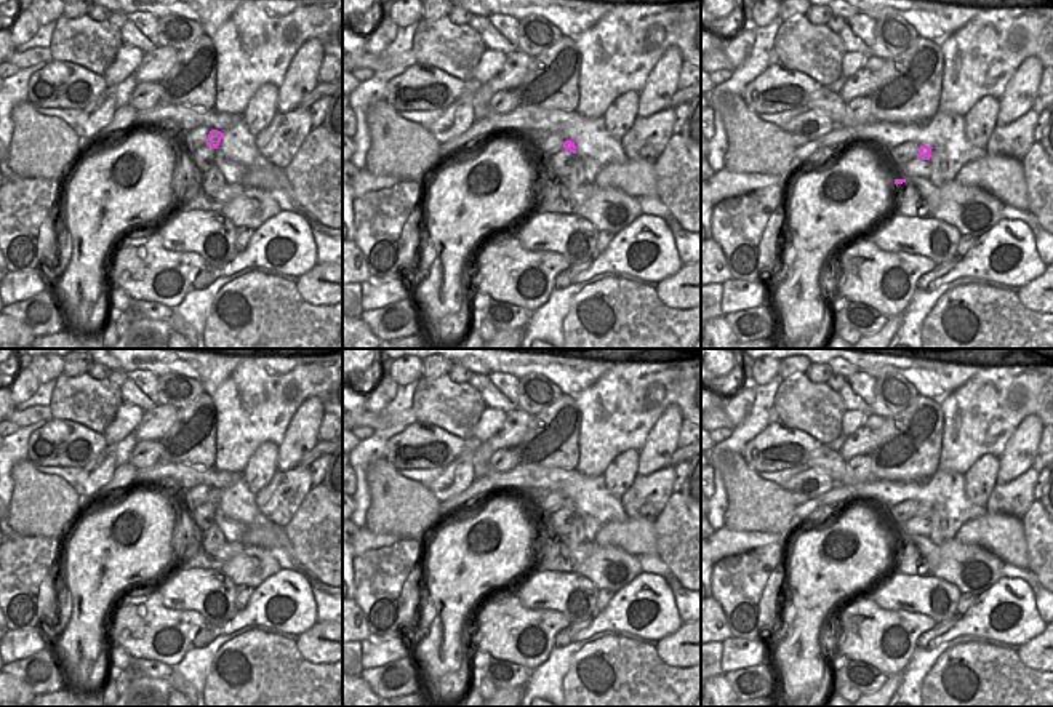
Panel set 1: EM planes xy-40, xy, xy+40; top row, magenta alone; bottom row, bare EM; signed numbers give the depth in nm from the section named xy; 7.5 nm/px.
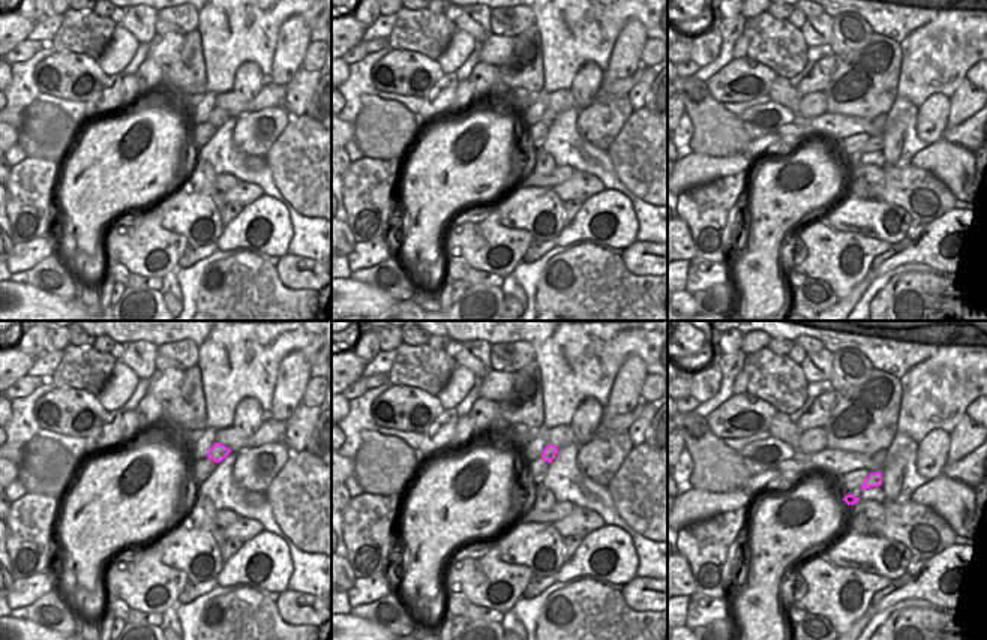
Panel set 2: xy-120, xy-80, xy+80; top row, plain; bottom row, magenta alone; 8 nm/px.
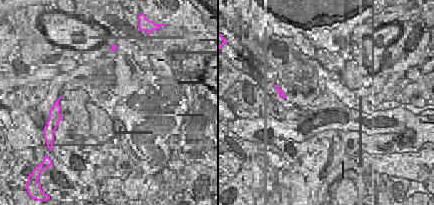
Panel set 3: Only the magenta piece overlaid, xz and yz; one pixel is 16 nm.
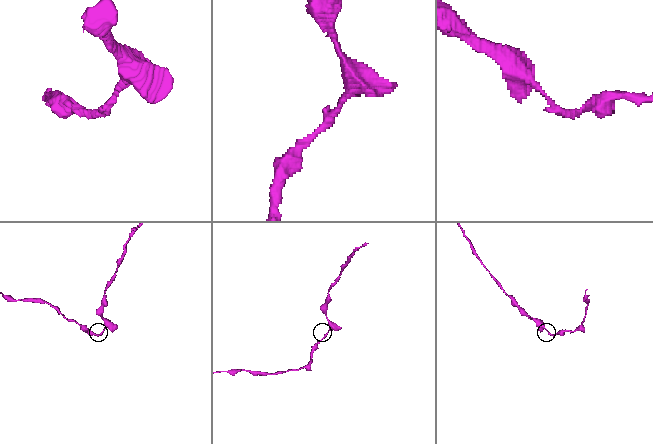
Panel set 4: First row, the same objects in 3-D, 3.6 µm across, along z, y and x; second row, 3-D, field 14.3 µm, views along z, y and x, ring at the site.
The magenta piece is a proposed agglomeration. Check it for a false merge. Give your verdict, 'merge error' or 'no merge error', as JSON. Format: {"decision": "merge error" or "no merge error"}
{"decision": "no merge error"}

